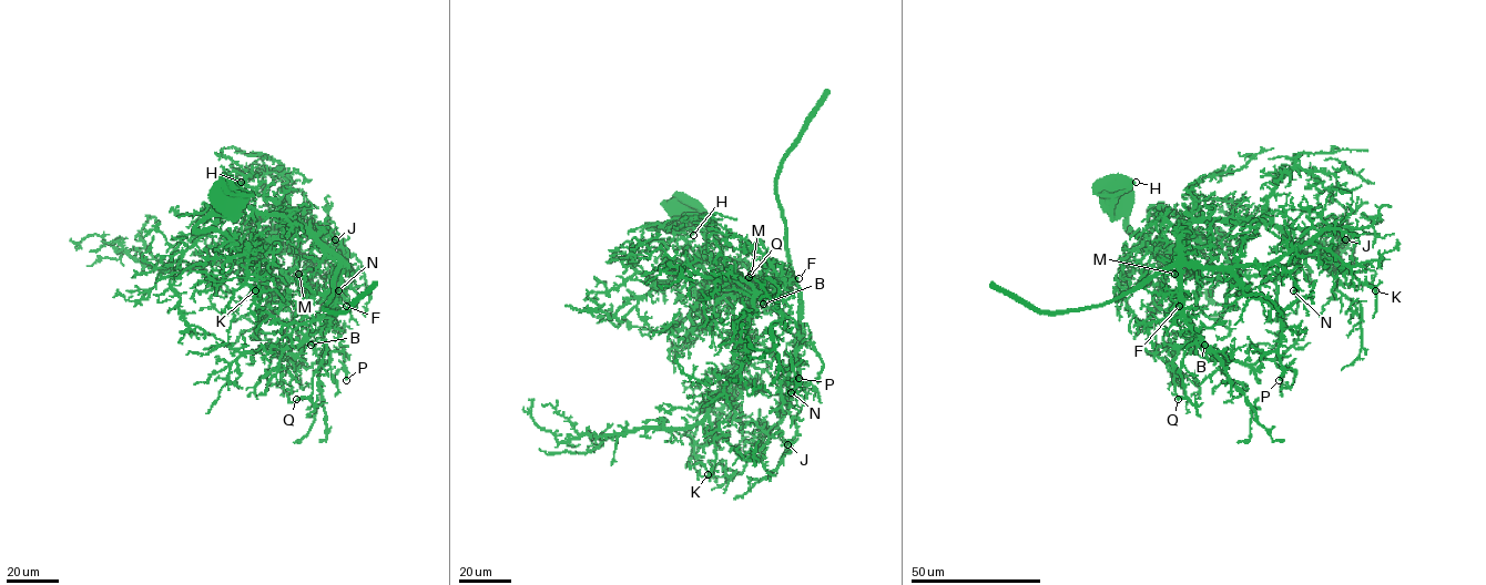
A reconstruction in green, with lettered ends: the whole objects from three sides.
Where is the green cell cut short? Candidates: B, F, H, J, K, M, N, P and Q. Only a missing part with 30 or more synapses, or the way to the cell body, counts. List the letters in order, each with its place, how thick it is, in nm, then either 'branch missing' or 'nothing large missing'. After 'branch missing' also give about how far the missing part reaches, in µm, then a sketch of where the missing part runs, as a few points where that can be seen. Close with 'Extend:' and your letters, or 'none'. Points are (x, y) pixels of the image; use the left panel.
B: at (311, 345); 260 nm thick; nothing large missing
F: at (346, 306); 240 nm thick; nothing large missing
H: at (241, 182); 320 nm thick; nothing large missing
J: at (335, 239); 460 nm thick; nothing large missing
K: at (255, 290); 400 nm thick; nothing large missing
M: at (298, 274); 380 nm thick; nothing large missing
N: at (338, 290); 480 nm thick; nothing large missing
P: at (346, 380); 400 nm thick; nothing large missing
Q: at (296, 399); 440 nm thick; nothing large missing
Extend: none

